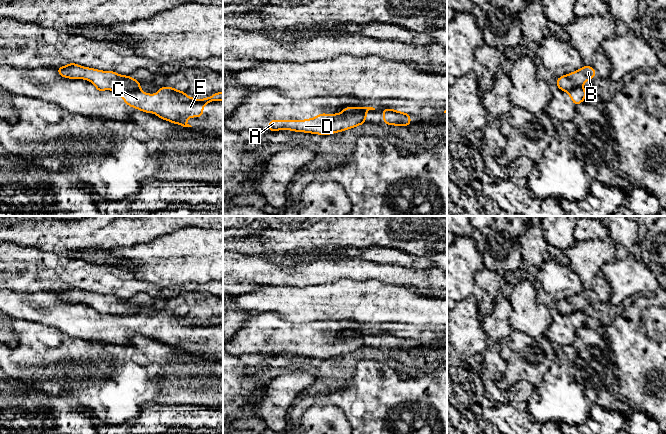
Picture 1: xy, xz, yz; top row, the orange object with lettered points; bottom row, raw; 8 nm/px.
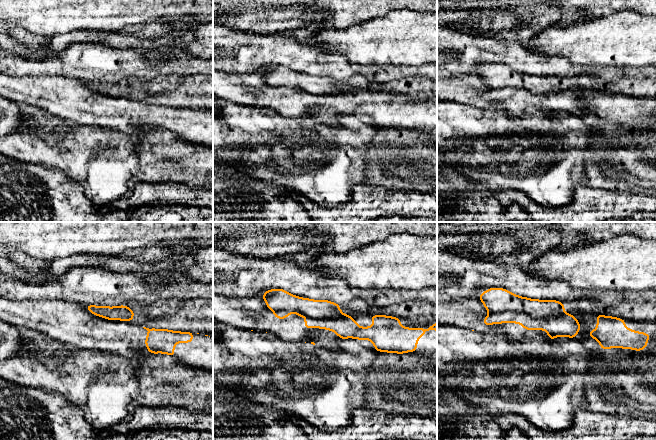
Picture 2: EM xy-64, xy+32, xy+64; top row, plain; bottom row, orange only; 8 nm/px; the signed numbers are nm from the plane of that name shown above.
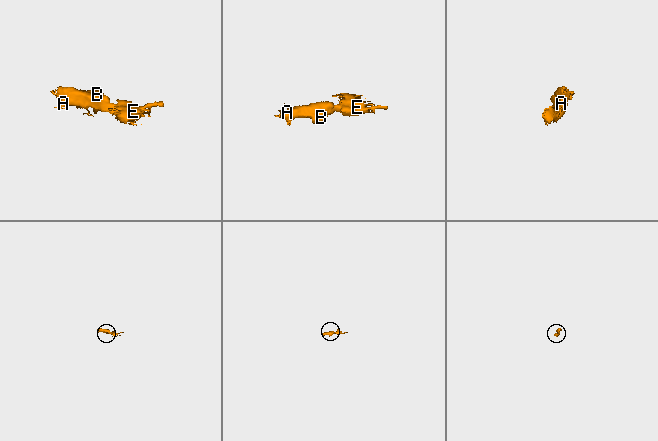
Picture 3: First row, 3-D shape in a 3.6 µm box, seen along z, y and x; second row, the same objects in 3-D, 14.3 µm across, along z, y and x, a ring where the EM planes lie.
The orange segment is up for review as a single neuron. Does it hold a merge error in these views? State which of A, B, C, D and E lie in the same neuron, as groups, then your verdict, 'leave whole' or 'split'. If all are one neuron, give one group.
A C D E / B | split

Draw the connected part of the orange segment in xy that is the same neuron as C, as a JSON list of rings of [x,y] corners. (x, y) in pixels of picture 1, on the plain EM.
[[[170,310],[158,312],[157,318],[144,317],[140,312],[114,316],[119,318],[128,330],[146,337],[155,337],[159,342],[183,351],[192,351],[186,347],[187,342],[203,340],[205,328],[214,324],[223,325],[223,316],[197,324],[188,321],[185,315]]]

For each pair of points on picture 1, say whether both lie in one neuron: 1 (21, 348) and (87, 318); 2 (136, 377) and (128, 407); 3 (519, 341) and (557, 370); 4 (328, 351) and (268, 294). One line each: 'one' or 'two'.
1: two
2: one
3: two
4: two

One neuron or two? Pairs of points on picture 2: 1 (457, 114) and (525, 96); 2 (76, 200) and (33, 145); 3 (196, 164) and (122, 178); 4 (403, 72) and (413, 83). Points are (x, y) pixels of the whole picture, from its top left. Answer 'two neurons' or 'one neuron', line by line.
1: two neurons
2: two neurons
3: one neuron
4: two neurons

